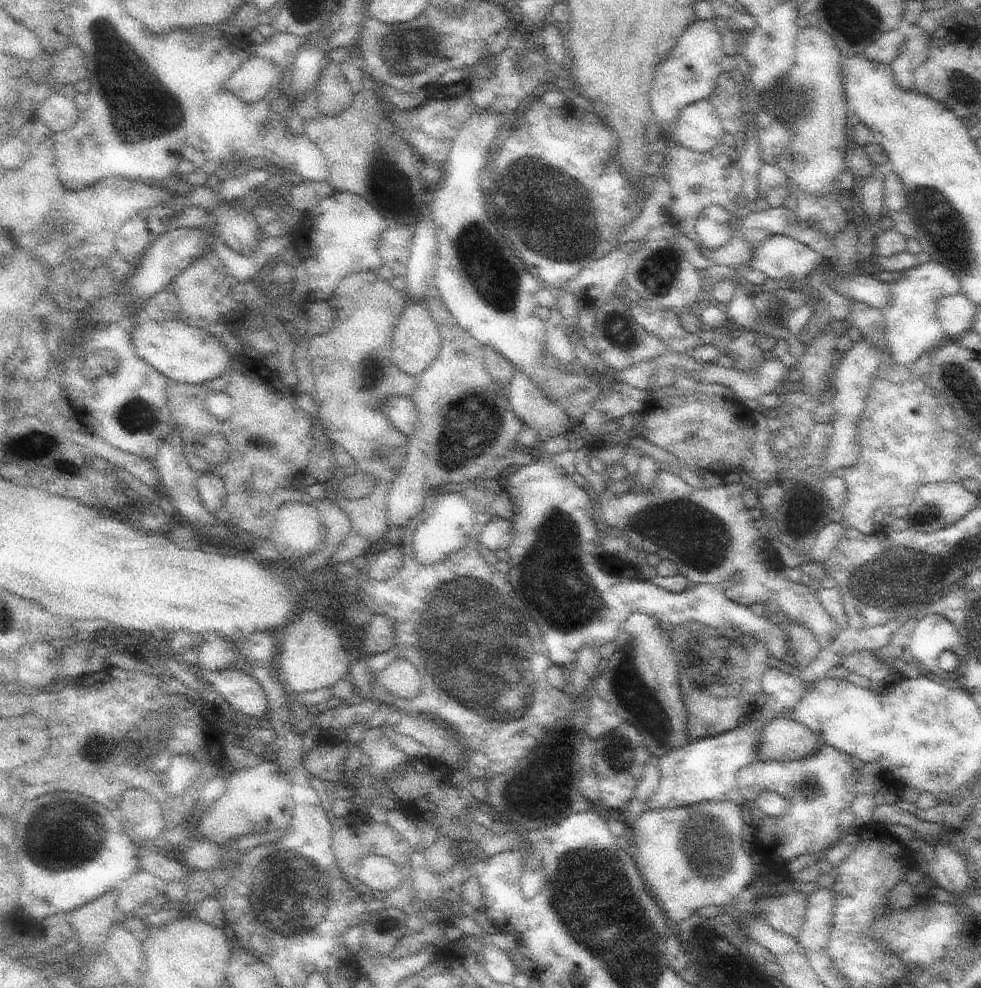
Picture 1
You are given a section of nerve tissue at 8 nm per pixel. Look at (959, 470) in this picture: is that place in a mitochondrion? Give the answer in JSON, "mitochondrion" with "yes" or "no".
{"mitochondrion":"no"}

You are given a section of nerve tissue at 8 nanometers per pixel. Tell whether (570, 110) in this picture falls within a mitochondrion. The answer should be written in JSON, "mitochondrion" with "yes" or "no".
{"mitochondrion":"no"}

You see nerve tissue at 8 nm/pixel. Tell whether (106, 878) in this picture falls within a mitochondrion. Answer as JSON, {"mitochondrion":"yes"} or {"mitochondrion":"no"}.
{"mitochondrion":"no"}

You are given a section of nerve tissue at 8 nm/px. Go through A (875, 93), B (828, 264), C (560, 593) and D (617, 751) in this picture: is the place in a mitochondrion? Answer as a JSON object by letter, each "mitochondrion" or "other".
{"A":"other","B":"other","C":"mitochondrion","D":"mitochondrion"}

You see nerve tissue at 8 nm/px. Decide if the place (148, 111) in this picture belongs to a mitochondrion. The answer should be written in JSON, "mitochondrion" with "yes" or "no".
{"mitochondrion":"yes"}

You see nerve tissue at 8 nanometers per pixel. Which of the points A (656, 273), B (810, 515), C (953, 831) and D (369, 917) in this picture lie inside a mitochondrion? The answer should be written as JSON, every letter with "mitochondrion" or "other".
{"A":"mitochondrion","B":"other","C":"other","D":"other"}

